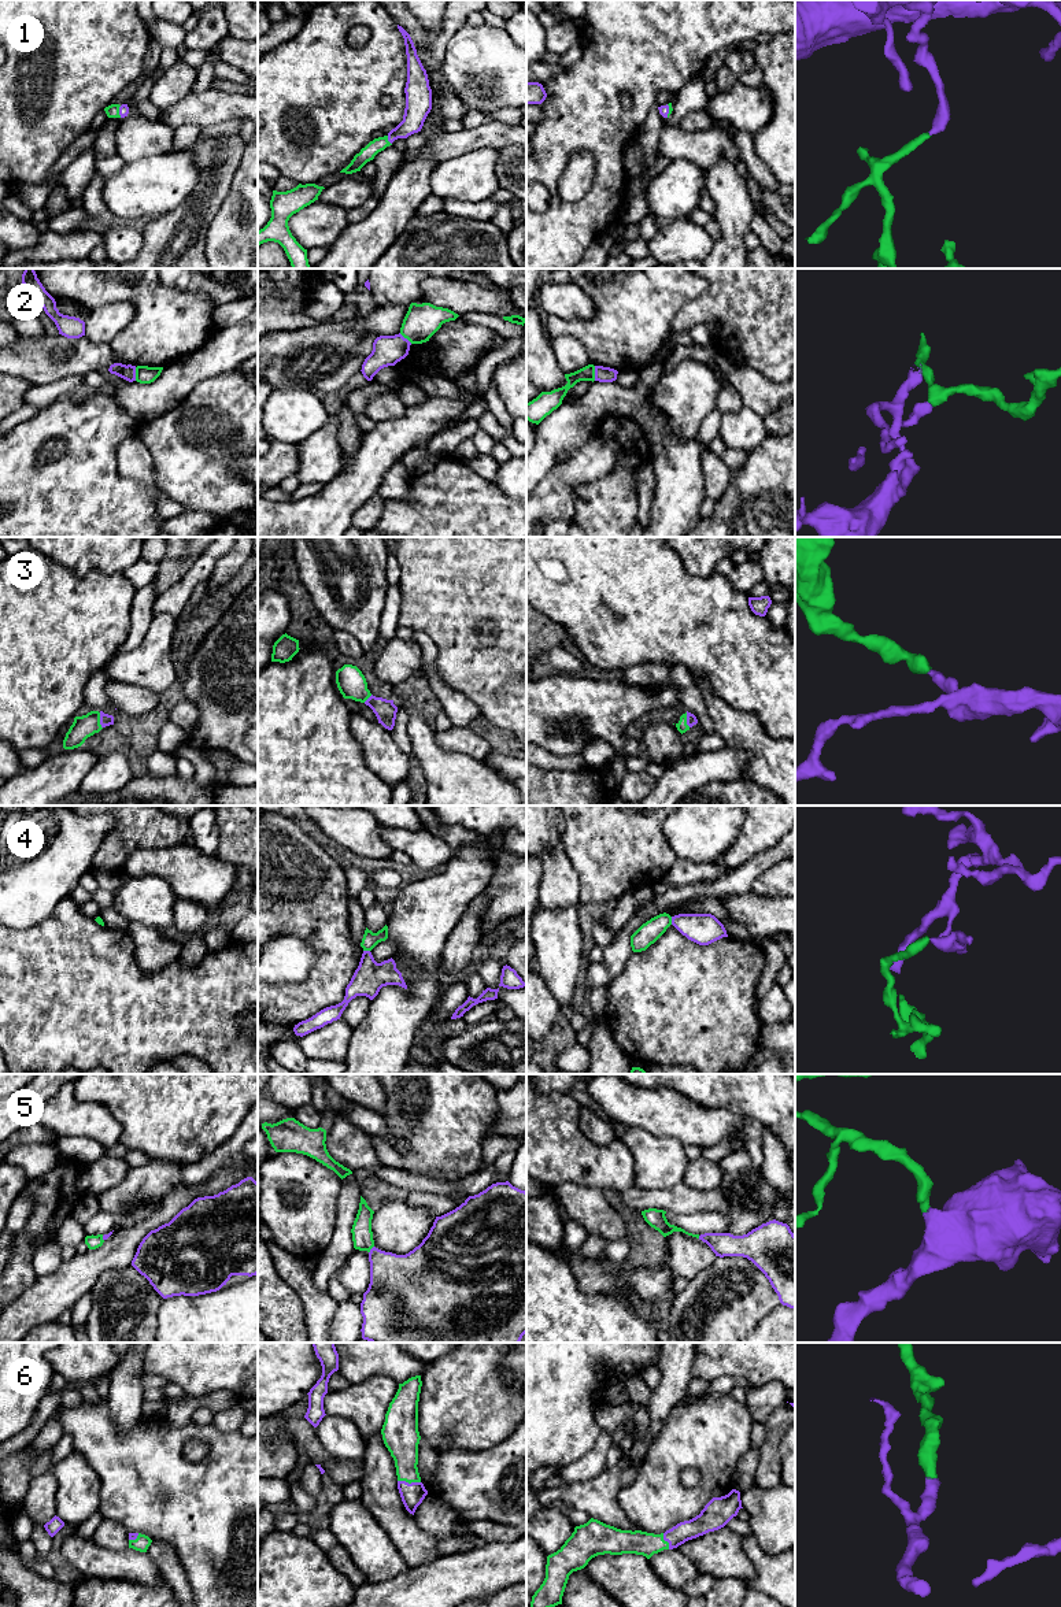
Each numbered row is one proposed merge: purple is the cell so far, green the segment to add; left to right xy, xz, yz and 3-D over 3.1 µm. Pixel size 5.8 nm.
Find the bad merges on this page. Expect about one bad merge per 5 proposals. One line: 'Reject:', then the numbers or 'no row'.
Reject: 2, 4

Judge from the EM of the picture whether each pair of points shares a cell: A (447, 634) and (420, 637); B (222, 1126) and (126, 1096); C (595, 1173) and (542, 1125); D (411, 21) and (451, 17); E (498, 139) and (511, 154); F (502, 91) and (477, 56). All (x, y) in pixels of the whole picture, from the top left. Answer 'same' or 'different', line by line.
A: different
B: same
C: same
D: same
E: different
F: same

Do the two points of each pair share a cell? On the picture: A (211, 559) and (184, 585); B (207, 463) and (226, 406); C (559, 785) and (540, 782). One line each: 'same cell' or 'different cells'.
A: same cell
B: same cell
C: same cell

